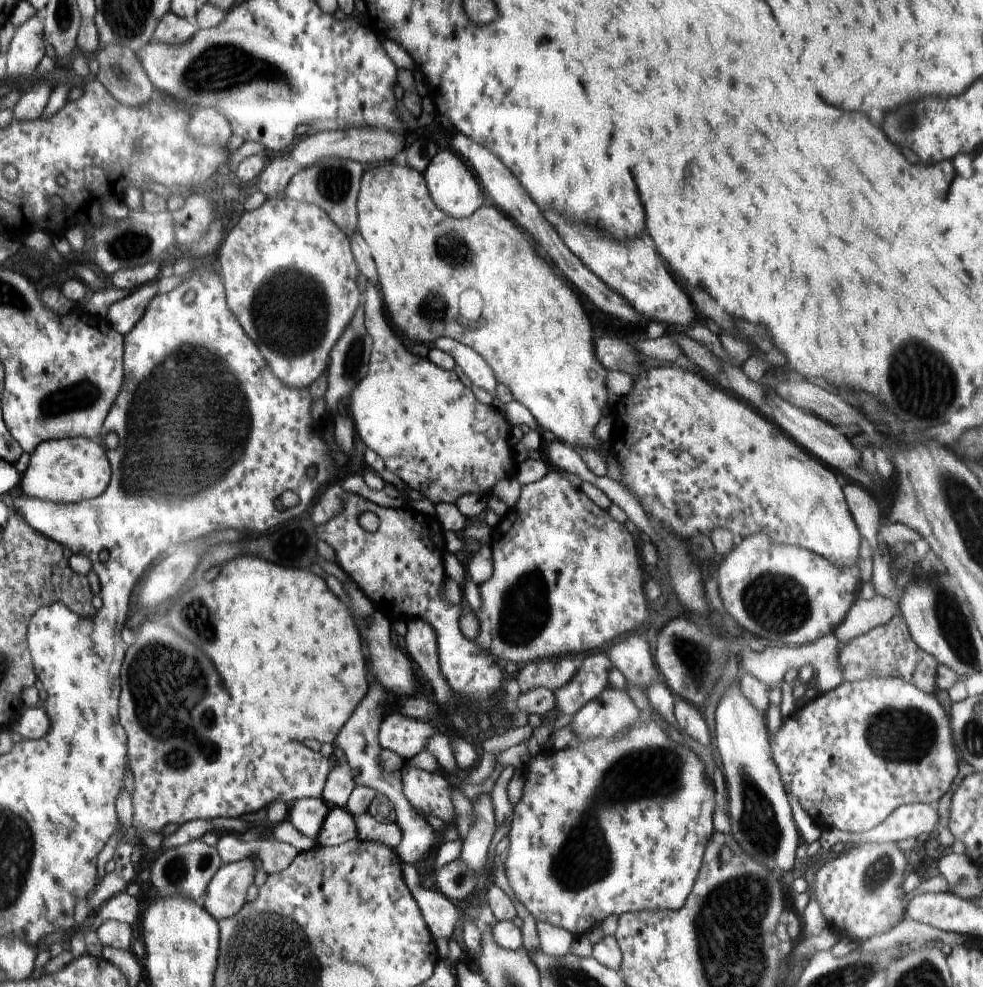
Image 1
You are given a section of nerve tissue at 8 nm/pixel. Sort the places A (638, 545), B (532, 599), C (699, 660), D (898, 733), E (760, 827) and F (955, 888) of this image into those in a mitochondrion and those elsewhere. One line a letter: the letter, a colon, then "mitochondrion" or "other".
A: other
B: mitochondrion
C: mitochondrion
D: mitochondrion
E: mitochondrion
F: other

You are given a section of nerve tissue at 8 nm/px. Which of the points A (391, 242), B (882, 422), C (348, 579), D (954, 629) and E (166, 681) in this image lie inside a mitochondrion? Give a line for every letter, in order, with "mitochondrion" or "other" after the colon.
A: other
B: mitochondrion
C: other
D: mitochondrion
E: mitochondrion

